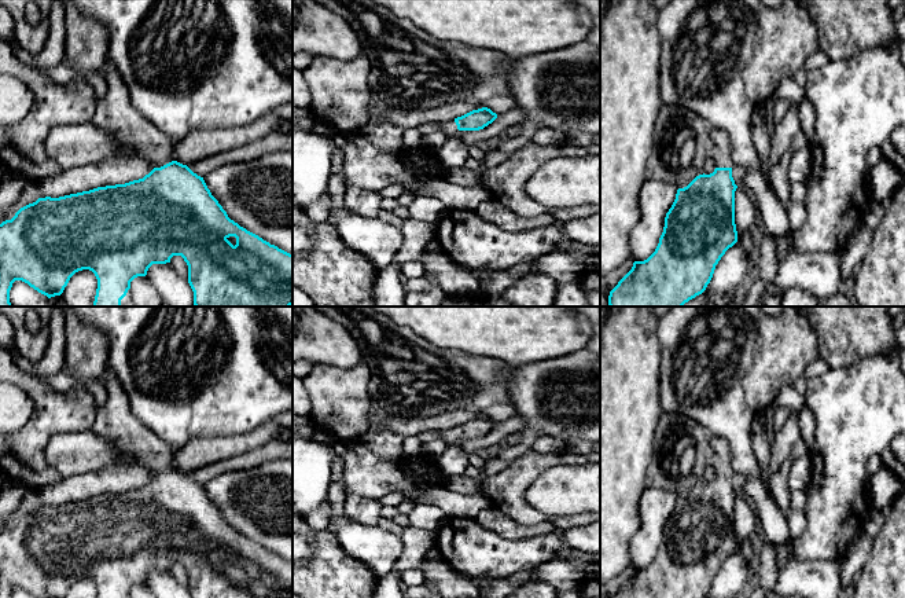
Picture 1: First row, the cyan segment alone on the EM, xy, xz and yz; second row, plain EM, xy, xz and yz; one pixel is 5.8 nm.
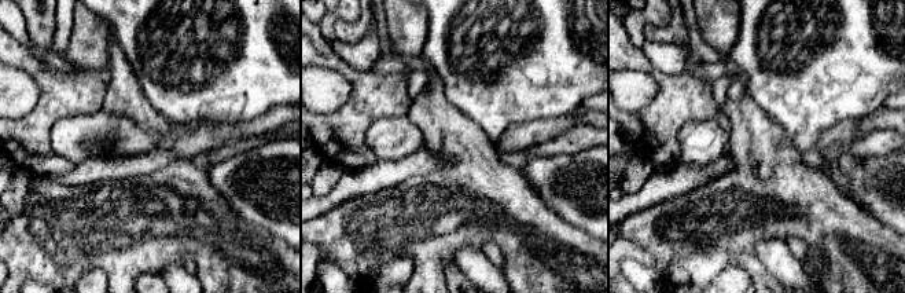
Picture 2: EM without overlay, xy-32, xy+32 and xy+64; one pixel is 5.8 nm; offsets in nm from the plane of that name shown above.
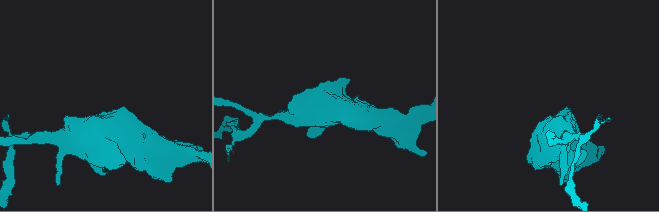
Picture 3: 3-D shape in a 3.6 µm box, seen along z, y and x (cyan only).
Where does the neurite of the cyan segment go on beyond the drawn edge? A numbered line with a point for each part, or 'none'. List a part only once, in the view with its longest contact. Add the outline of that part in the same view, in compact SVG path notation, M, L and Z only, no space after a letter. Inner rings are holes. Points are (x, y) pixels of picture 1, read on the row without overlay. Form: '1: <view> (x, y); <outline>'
1: xy (114, 421); M110 367L103 374L107 390L106 403L98 408L93 430L113 441L122 452L135 459L135 465L161 476L173 469L173 450L151 432L130 408L129 397Z

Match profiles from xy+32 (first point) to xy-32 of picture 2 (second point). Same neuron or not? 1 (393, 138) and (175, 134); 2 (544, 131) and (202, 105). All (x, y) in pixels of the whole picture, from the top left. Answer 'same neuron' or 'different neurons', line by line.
1: same neuron
2: different neurons

